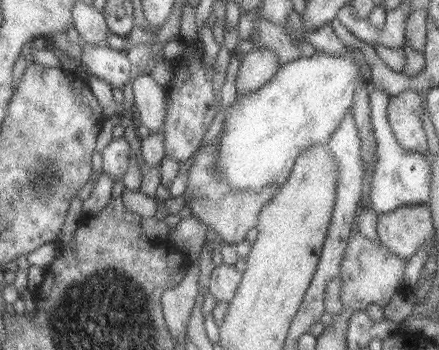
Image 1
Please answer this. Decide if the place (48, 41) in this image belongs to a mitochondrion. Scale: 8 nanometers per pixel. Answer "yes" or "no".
no

